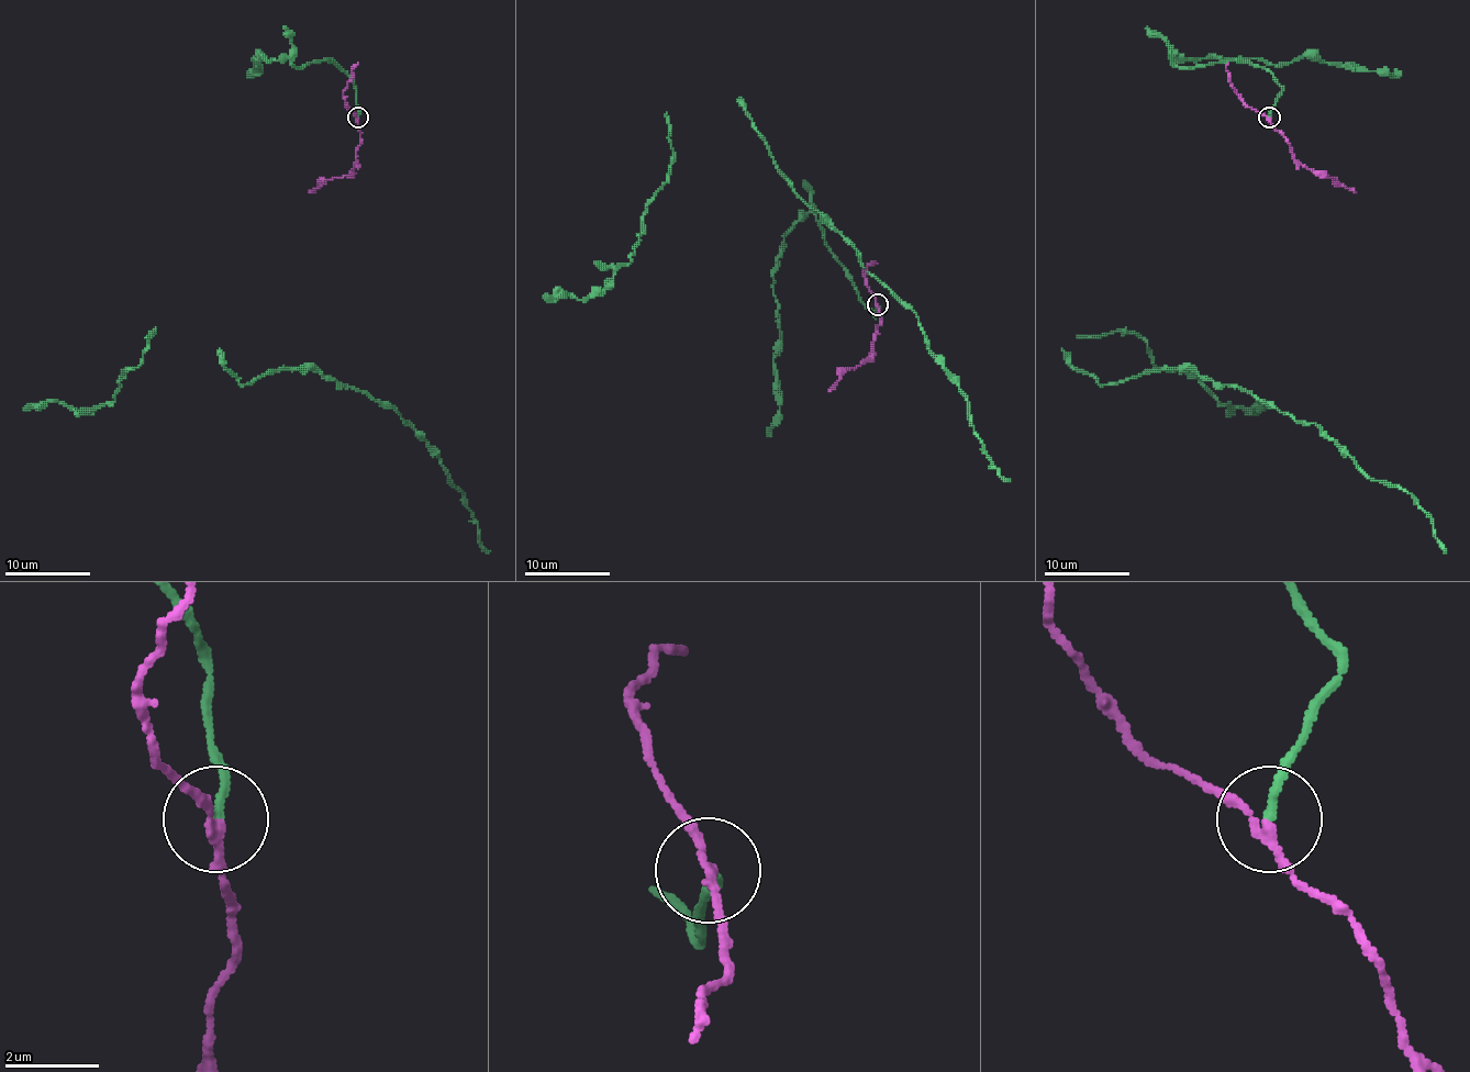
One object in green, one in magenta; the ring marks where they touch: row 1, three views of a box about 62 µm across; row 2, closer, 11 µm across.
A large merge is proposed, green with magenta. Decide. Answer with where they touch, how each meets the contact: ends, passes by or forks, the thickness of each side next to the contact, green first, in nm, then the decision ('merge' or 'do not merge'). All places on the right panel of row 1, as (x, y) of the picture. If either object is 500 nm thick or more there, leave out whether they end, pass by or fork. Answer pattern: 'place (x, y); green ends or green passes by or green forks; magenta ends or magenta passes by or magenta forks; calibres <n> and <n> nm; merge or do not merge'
place (1269, 118); green ends; magenta passes by; calibres 180 and 170 nm; do not merge

